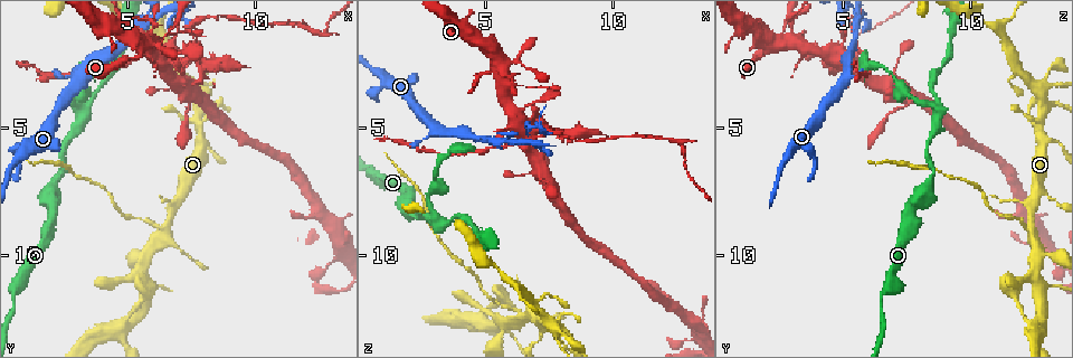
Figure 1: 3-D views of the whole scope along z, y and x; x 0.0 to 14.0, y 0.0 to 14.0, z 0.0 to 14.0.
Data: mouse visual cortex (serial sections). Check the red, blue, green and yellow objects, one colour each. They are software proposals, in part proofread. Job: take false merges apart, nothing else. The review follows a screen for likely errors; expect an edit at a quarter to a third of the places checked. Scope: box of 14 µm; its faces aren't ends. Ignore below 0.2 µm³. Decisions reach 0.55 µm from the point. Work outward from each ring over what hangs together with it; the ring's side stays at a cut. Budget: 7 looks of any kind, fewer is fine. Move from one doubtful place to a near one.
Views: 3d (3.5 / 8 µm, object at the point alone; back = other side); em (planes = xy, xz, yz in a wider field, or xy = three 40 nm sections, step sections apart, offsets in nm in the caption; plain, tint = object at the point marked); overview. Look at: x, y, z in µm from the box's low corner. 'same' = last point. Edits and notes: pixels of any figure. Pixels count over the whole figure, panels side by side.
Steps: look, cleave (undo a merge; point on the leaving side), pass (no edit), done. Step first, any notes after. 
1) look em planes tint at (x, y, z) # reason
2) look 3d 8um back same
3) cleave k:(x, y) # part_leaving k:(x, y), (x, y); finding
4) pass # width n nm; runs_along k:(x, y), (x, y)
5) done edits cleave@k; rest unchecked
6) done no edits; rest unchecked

look 3d 3.5um back at (6.4, 8.9, 12.3) # arms part here

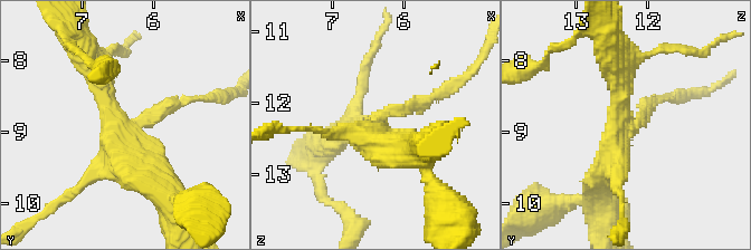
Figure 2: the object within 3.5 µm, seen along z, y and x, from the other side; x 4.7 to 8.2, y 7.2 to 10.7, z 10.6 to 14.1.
look em xy step 1 tint at (6.45, 8.90, 12.40)

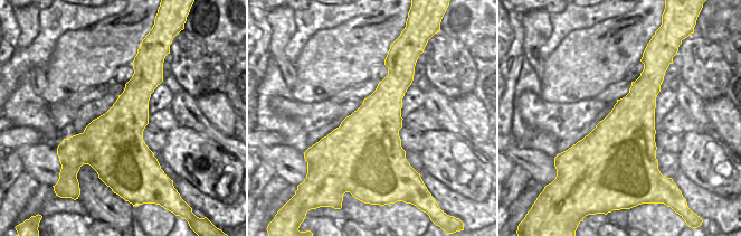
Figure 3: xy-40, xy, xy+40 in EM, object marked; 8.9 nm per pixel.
cleave 2:(165, 107) # a second cell is stuck on

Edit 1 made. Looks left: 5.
look 3d 8um at (3.6, 2.6, 6.1) # narrows sharply

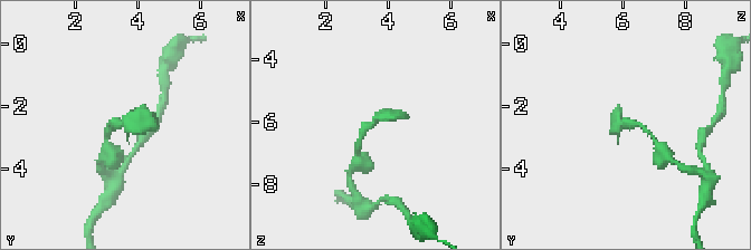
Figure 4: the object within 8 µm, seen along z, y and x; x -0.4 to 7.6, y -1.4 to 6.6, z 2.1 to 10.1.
look em xy step 3 tint at (3.6, 2.6, 6.0)

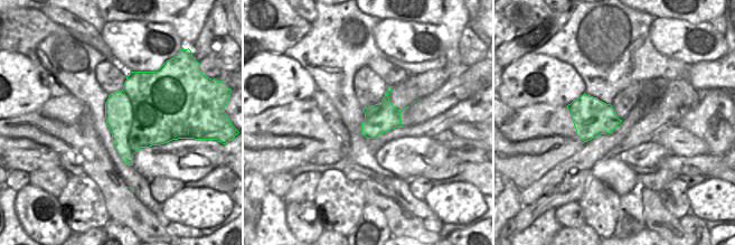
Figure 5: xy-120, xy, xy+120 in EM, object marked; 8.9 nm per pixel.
pass # runs_along 4:(359, 144), (379, 118), (405, 117); one cell here

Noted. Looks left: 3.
look 3d 3.5um at (5.9, 1.7, 2.4) # looks like a crossing

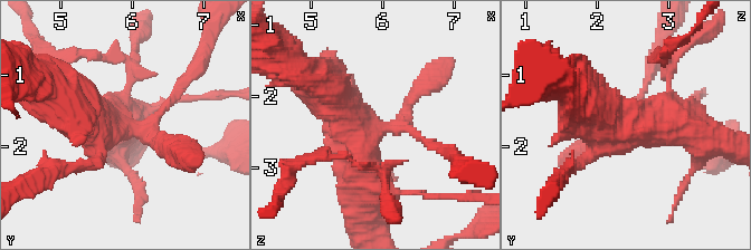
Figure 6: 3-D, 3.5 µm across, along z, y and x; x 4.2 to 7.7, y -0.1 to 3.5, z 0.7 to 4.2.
look em xy step 2 tint at (5.85, 1.75, 2.45) # shape alone is not enough

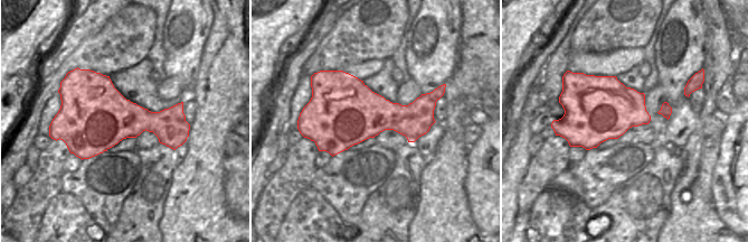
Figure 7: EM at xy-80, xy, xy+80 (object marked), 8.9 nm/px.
look em xy step 1 tint same # cut it another way

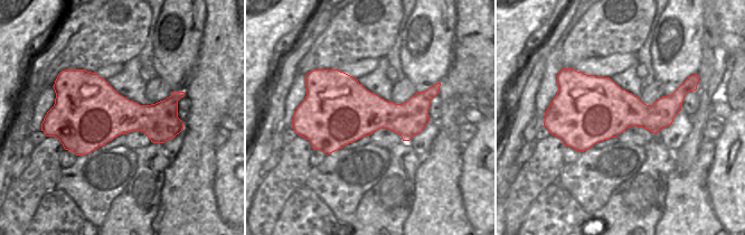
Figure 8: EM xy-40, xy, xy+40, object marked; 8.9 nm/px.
pass # all the same cell

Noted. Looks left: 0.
done edits cleave@2; rest unchecked

